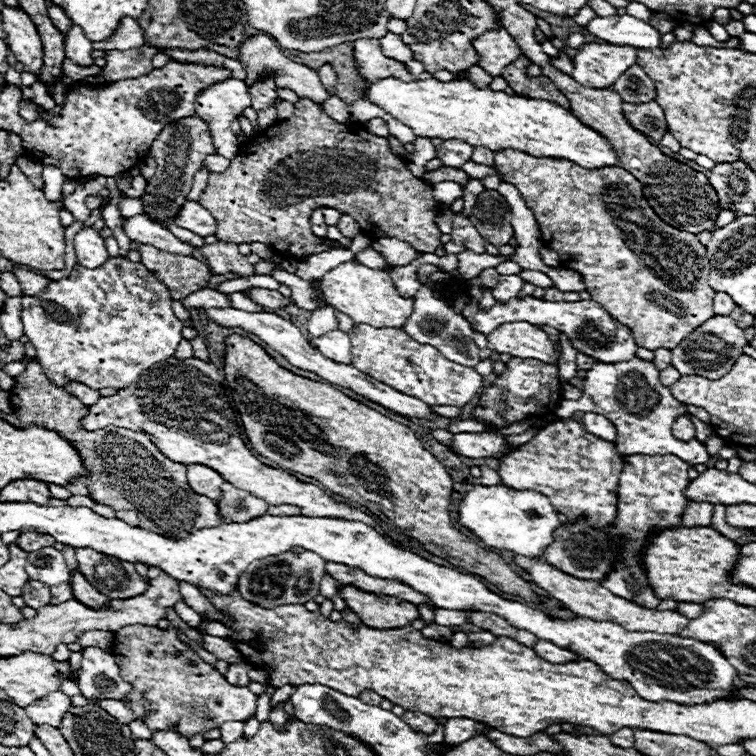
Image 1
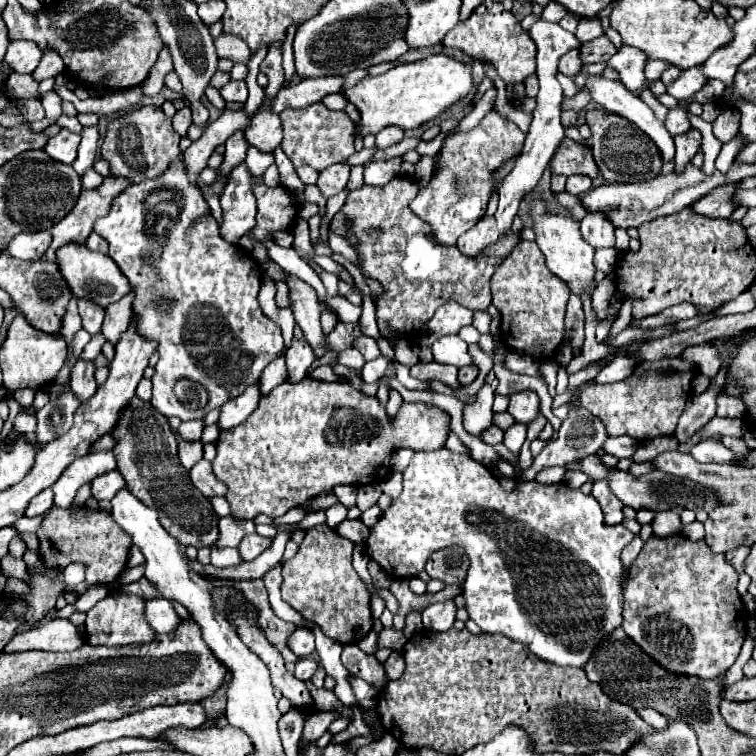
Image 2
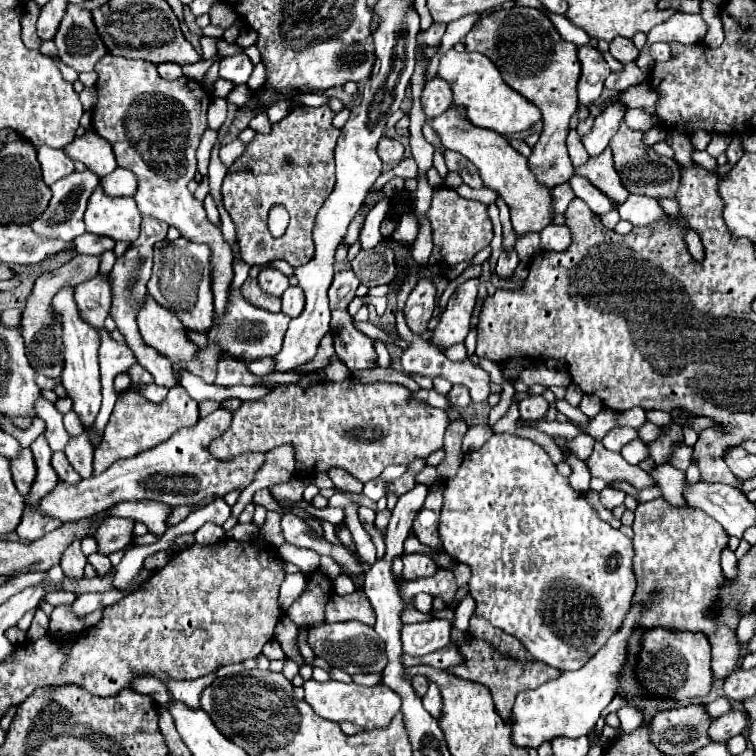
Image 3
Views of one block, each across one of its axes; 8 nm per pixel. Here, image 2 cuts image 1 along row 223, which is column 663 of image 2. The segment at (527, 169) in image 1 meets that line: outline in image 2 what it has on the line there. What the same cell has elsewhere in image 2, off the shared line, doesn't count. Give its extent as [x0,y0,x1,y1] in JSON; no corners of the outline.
[624,534,748,678]

